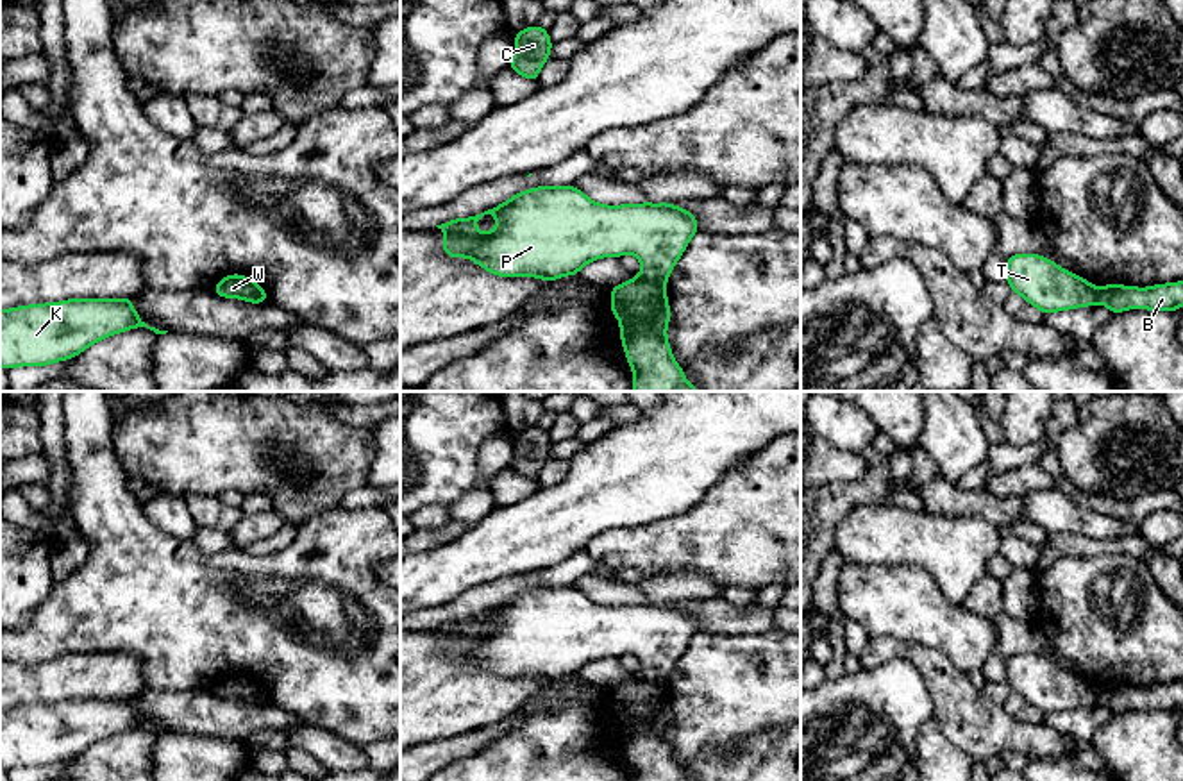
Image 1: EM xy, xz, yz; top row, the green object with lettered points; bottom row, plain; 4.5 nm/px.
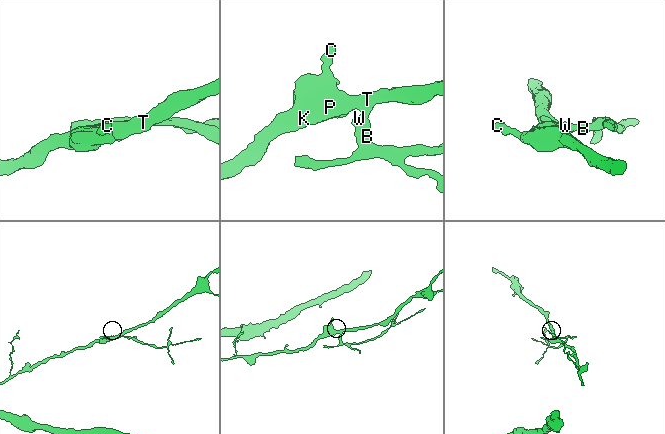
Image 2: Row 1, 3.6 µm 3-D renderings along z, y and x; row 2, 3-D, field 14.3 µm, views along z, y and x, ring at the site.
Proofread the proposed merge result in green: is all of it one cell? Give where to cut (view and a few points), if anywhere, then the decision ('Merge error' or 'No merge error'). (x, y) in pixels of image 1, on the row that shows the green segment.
Split along xz (638, 276), (663, 286). Merge error

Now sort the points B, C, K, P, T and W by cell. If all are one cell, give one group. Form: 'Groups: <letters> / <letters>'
Groups: B W / C K P T

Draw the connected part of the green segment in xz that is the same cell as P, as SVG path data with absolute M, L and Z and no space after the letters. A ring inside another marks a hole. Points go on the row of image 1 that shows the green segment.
M540 186L540 188L531 188L525 189L522 193L513 195L508 202L491 207L481 214L470 216L470 218L457 218L457 220L450 220L447 223L436 225L438 229L443 231L445 239L441 241L441 248L445 250L445 254L449 257L468 257L470 261L475 261L481 268L488 270L493 275L499 277L540 277L545 282L552 282L558 277L565 277L565 275L577 275L581 268L584 268L590 261L600 259L600 257L620 257L624 254L633 254L634 257L638 257L642 261L642 272L640 272L640 279L658 284L658 286L665 286L672 268L675 266L675 263L679 261L679 257L683 256L686 245L690 243L692 236L695 232L699 232L697 227L697 218L686 211L684 207L675 207L670 202L663 202L663 204L624 204L624 206L604 206L604 204L597 204L592 198L588 198L581 189L574 188L574 186L558 186L558 188L550 188L550 186ZM484 214L493 214L497 220L497 227L490 232L477 232L475 231L475 223L484 216Z

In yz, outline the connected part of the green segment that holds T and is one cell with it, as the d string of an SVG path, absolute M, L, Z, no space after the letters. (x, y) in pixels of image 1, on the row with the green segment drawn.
M1038 254L1010 256L1006 259L1006 282L1013 293L1044 315L1097 302L1095 288L1088 281Z

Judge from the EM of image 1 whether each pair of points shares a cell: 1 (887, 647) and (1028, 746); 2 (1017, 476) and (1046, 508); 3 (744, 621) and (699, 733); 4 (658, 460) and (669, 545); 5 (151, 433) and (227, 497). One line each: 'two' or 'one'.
1: one
2: two
3: two
4: two
5: two

